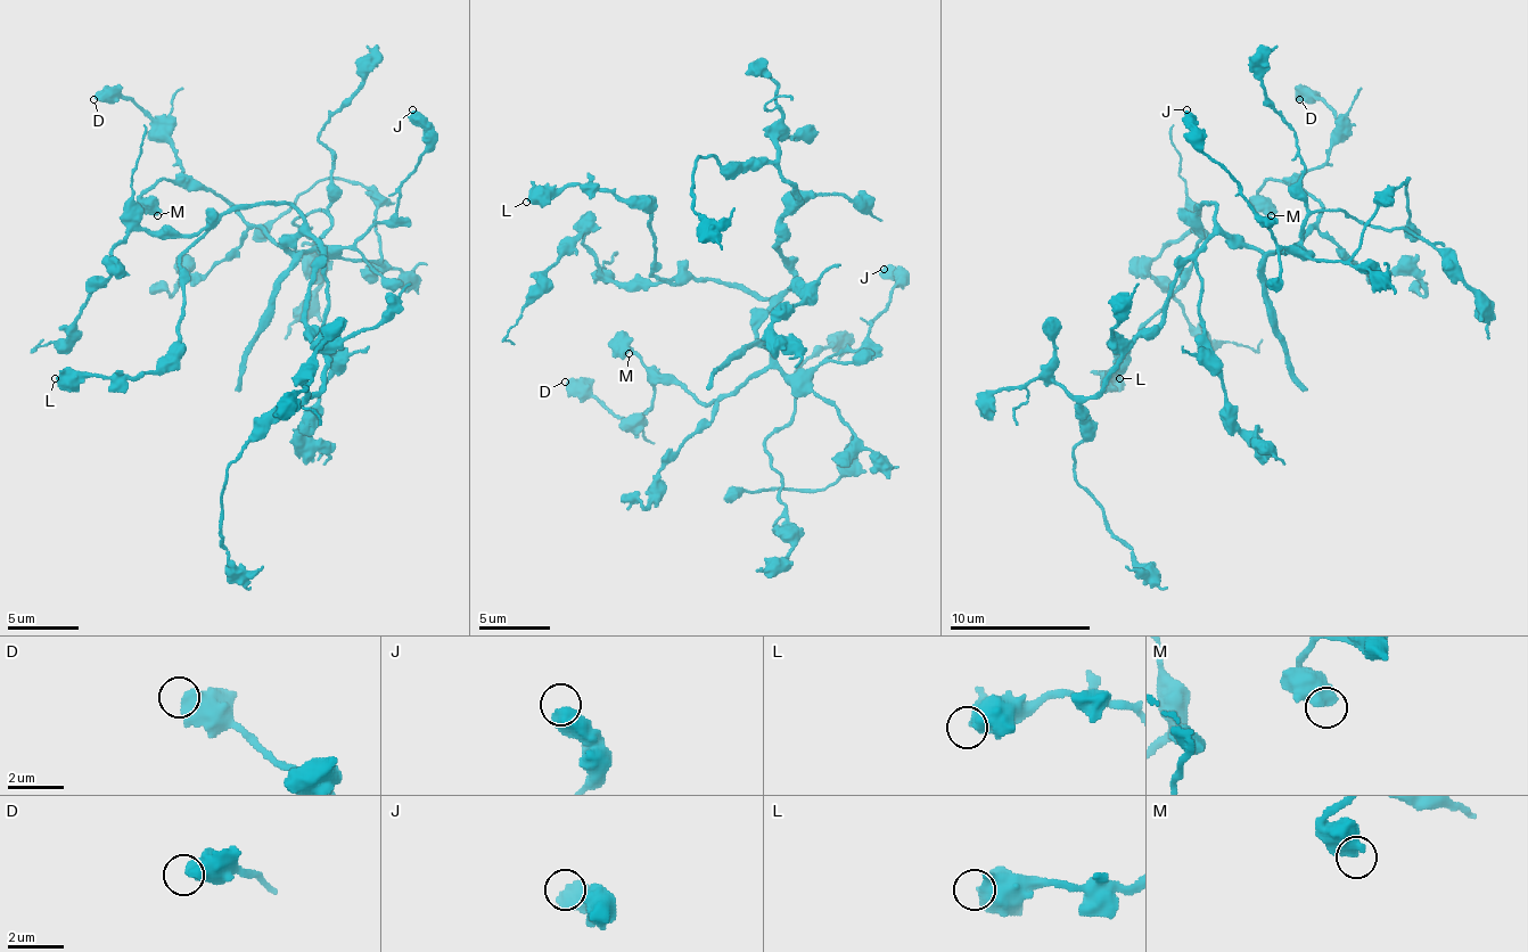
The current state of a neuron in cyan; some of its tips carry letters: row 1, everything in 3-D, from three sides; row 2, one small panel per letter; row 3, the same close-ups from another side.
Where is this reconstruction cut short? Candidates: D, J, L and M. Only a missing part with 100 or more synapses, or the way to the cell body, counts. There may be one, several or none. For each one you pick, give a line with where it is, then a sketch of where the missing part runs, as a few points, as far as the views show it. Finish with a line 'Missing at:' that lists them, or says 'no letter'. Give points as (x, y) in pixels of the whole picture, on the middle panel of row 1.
Missing at: no letter

